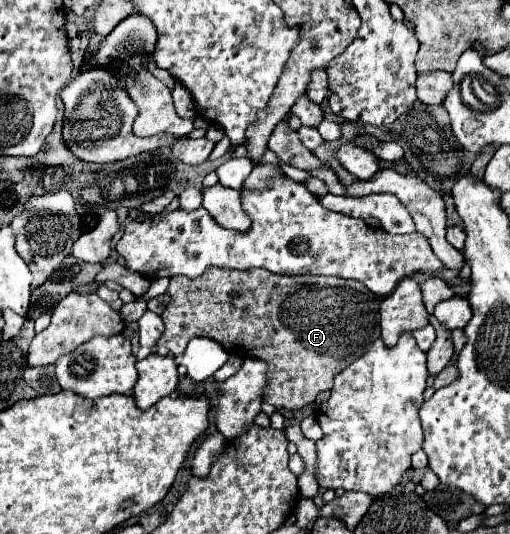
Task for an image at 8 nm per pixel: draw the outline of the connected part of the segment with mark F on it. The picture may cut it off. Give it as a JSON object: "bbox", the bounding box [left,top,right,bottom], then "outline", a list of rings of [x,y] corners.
{"bbox":[161,268,381,410],"outline":[[[209,268],[203,276],[193,280],[187,276],[173,276],[167,294],[171,296],[171,302],[161,314],[165,322],[161,342],[169,348],[171,356],[183,354],[191,338],[205,336],[219,342],[227,352],[235,350],[243,356],[265,360],[269,364],[265,402],[273,404],[279,410],[301,410],[307,404],[313,404],[319,392],[331,390],[335,374],[345,370],[355,358],[363,356],[371,342],[381,336],[381,298],[369,292],[357,280],[333,276],[281,276],[271,274],[263,268],[253,268],[245,272],[229,268]]]}

